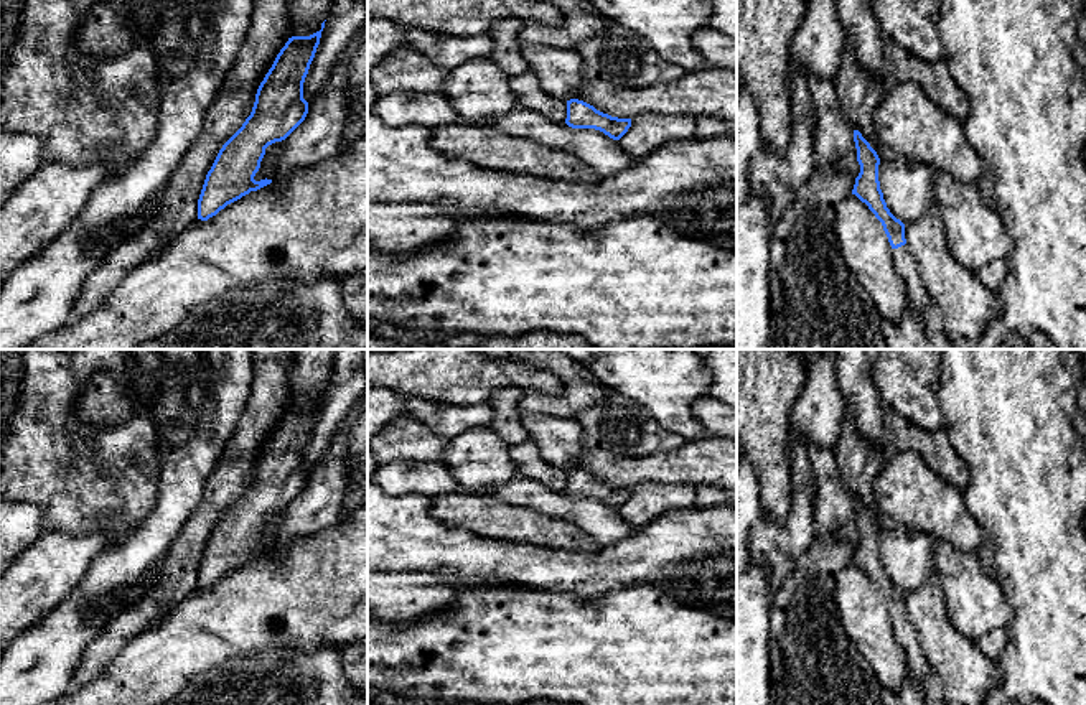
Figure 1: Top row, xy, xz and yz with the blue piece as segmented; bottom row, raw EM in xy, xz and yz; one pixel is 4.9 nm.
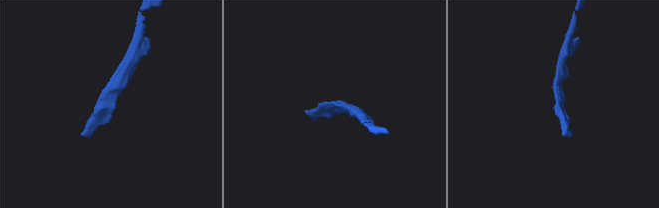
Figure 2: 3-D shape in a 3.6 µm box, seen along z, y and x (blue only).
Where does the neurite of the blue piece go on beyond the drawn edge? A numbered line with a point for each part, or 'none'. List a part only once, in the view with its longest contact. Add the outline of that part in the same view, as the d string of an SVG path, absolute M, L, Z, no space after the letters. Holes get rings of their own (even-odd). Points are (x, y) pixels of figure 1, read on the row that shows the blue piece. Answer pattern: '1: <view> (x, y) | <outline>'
1: yz (925, 308) | M908 245L892 249L896 272L906 283L908 305L921 321L934 349L962 349L962 344L951 341L944 331L936 303L925 290L918 264Z

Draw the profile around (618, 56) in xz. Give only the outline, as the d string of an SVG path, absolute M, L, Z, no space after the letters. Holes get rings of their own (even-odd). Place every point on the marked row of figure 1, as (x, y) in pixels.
M616 23L577 43L575 51L583 59L583 81L618 87L669 84L689 72L662 59L648 40Z

